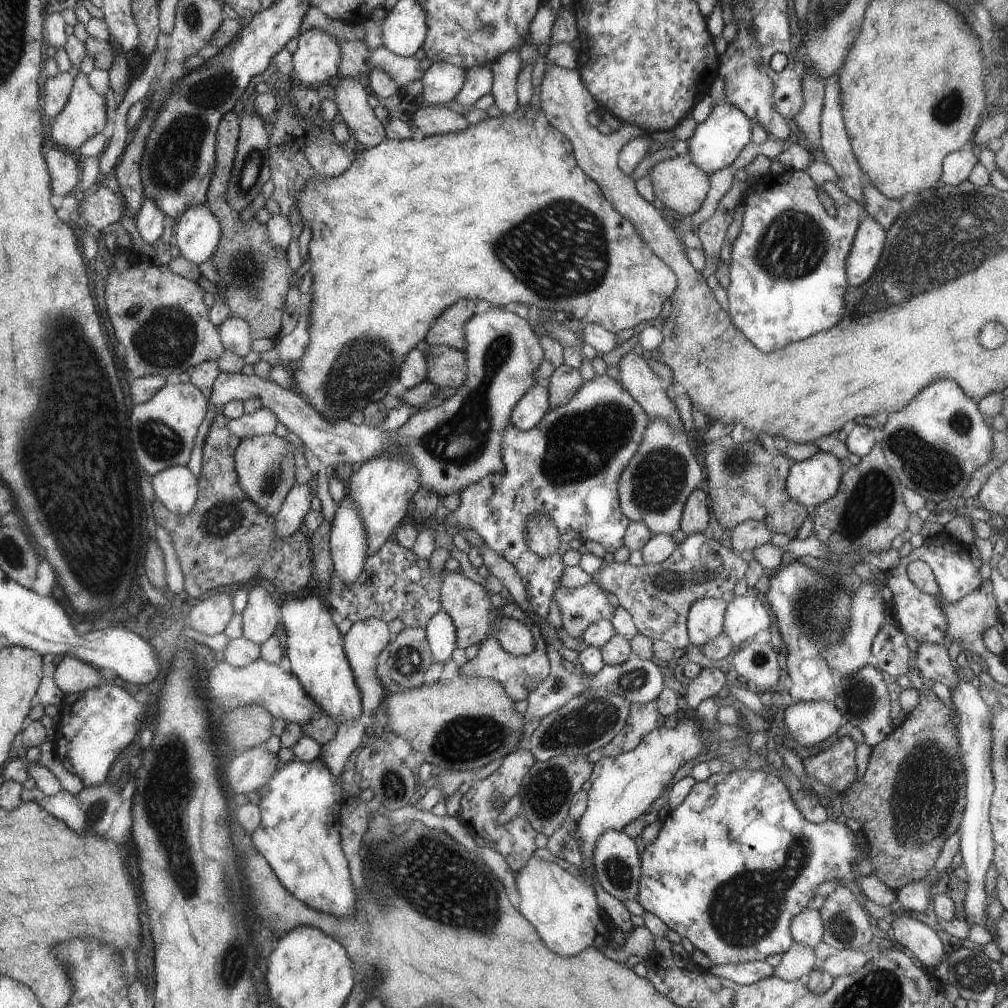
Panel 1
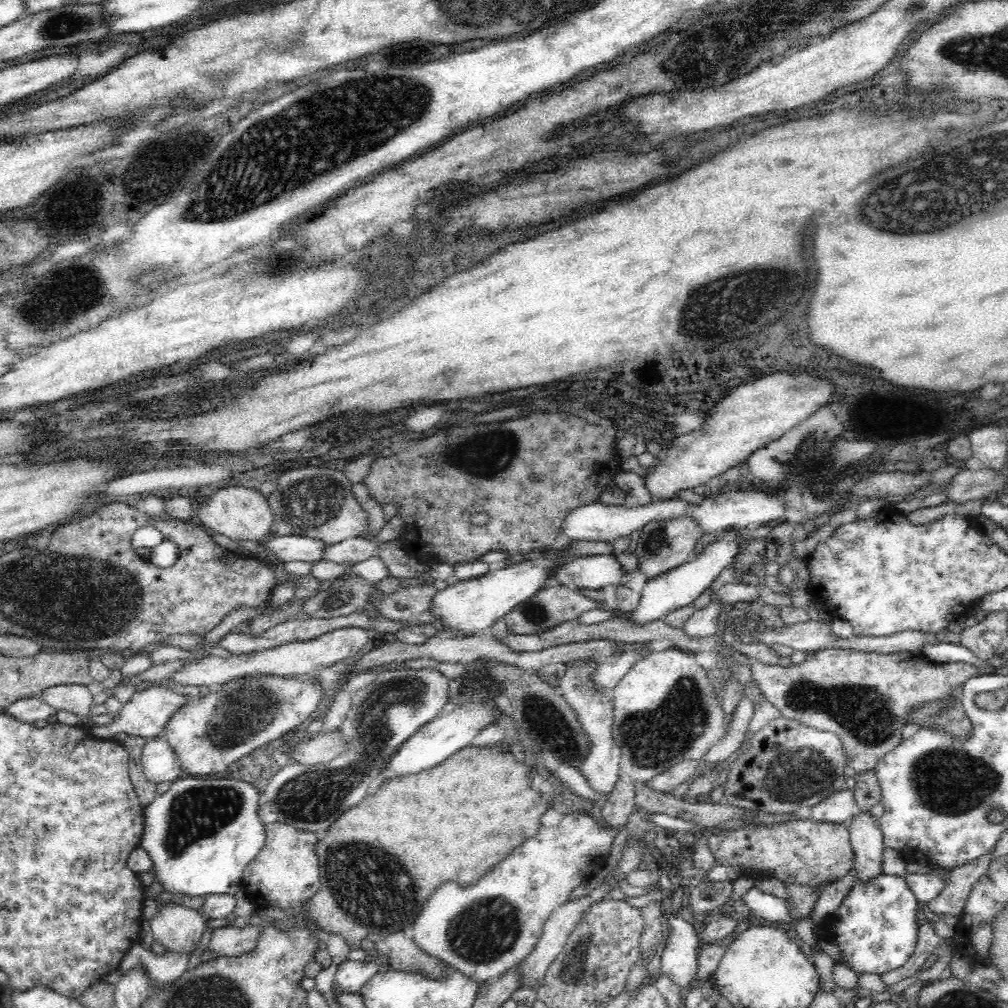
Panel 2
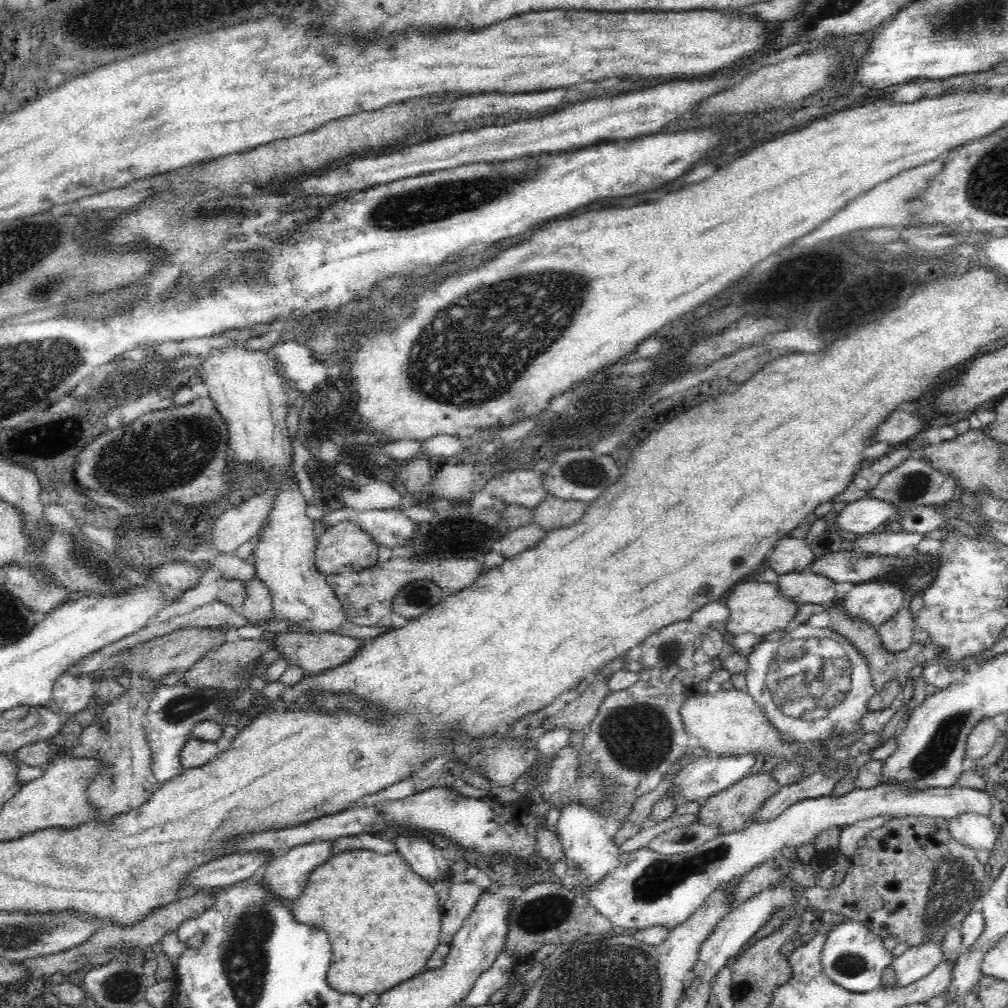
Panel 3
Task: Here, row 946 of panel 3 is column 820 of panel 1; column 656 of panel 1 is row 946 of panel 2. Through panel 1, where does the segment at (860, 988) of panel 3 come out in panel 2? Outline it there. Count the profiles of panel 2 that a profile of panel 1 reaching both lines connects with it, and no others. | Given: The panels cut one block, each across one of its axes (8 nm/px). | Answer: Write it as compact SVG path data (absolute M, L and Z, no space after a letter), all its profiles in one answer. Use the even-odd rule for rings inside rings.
M882 874L874 882L850 888L848 895L842 903L820 923L823 937L831 939L840 950L844 966L848 966L856 973L860 974L884 974L892 972L900 966L904 966L914 950L916 950L916 940L918 940L918 928L916 923L916 909L918 900L913 896L912 890L908 888L908 883L904 877L896 875Z

